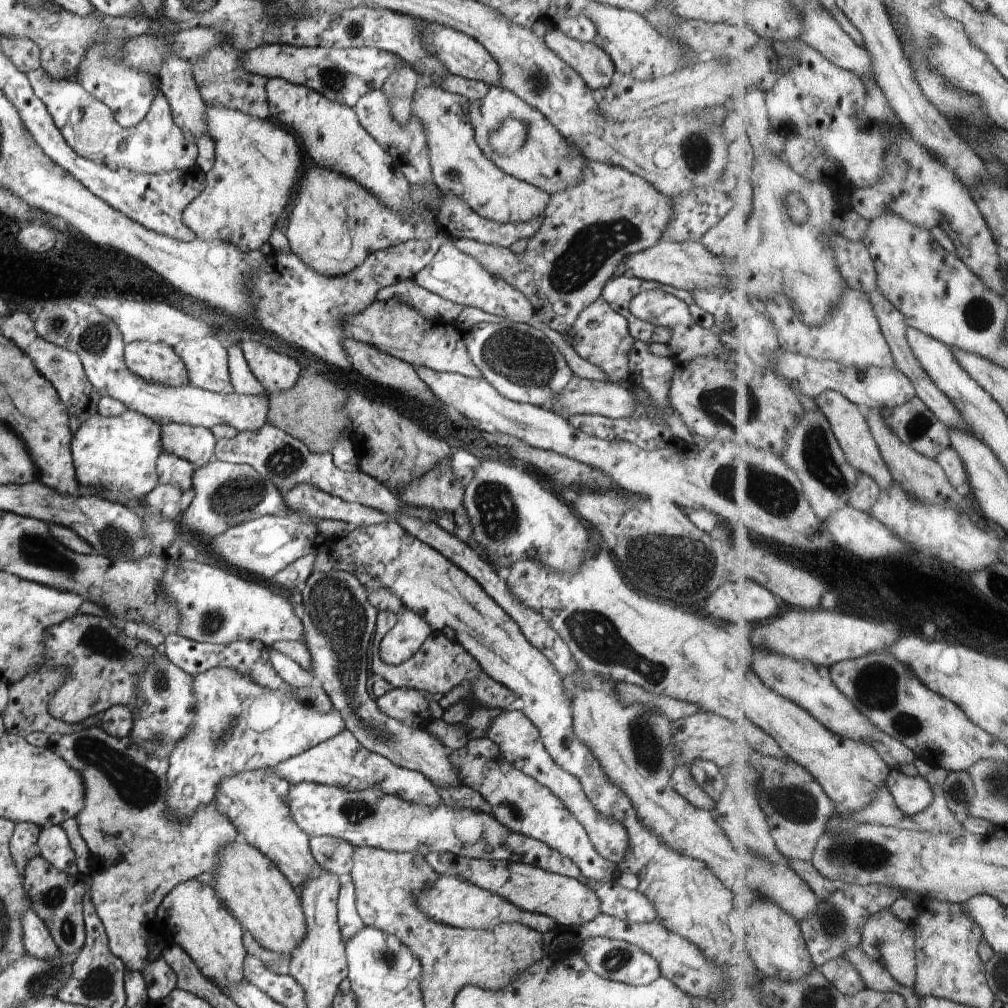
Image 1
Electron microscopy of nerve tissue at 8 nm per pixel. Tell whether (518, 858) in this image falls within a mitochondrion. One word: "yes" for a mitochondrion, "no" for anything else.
no

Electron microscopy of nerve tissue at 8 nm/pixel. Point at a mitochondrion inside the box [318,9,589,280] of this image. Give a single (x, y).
(537, 78)

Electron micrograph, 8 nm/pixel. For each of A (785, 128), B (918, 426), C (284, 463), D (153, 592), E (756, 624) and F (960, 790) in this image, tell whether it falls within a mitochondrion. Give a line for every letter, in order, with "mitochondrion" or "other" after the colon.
A: other
B: mitochondrion
C: mitochondrion
D: other
E: other
F: mitochondrion

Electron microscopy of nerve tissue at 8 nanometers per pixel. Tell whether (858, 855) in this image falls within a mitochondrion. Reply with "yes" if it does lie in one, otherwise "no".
yes

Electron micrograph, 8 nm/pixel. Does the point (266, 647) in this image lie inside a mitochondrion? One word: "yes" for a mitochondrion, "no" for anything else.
no

